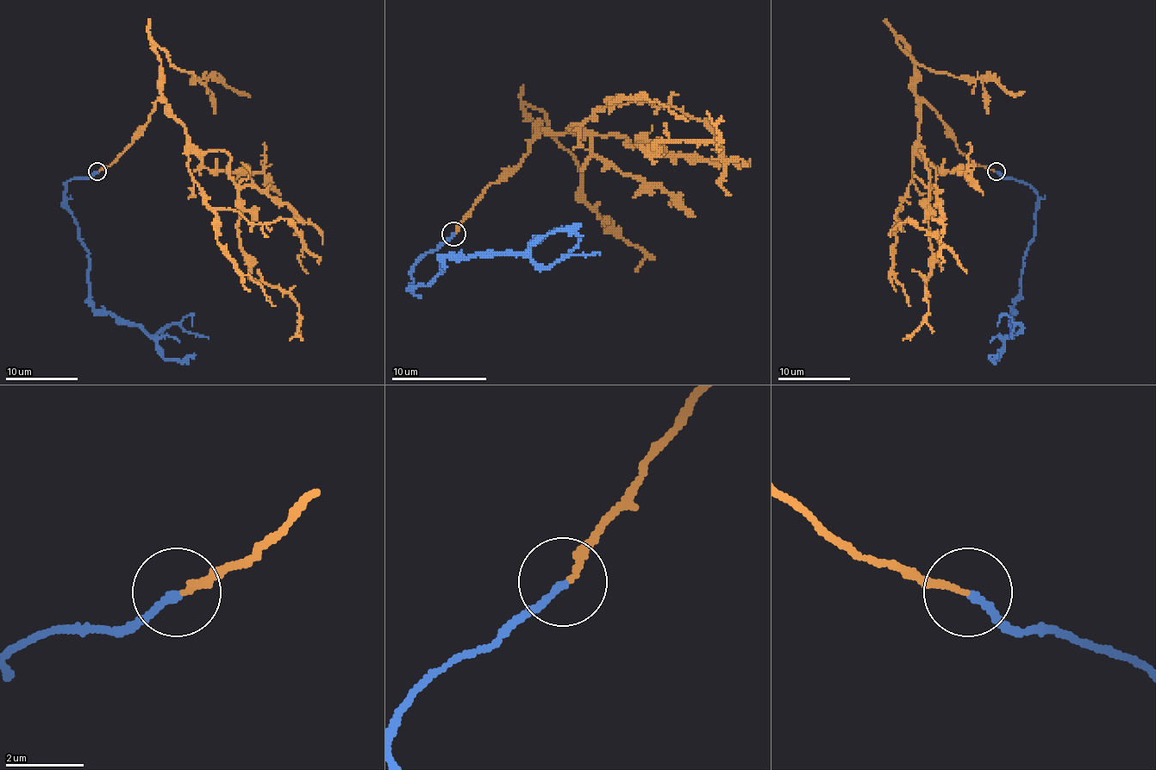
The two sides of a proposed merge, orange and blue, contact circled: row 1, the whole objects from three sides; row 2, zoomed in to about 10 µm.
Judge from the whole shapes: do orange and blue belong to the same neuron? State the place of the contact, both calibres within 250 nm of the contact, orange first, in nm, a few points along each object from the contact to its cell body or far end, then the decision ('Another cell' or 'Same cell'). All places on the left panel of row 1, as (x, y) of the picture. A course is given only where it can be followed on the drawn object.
Place: (97, 171). Thickness 150 nm (orange) against 160 nm. Course of orange: (97, 172), (127, 147), (158, 101), (190, 144), (222, 150), (250, 275), (279, 285), (299, 308), (290, 341). Course of blue: (97, 172), (65, 184), (65, 208), (89, 253), (89, 300), (150, 334), (171, 324), (208, 339). Same cell

